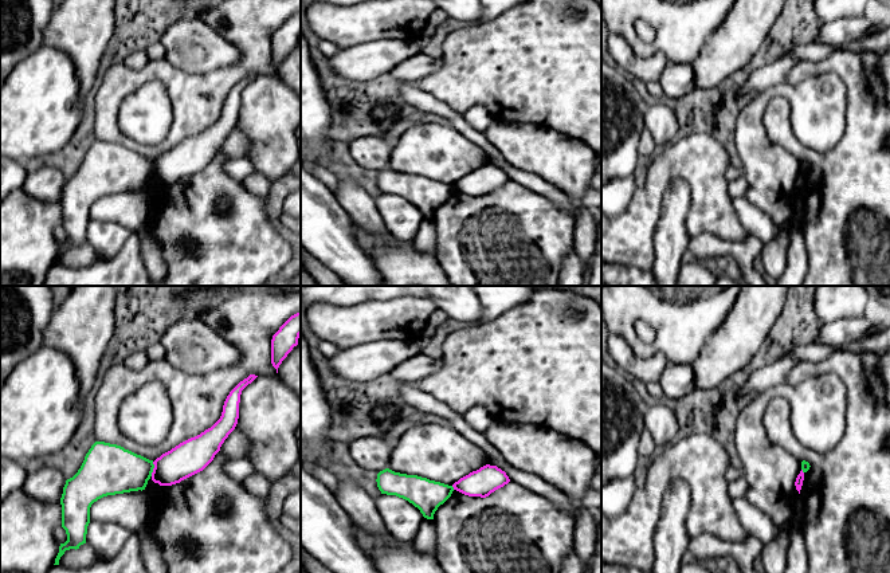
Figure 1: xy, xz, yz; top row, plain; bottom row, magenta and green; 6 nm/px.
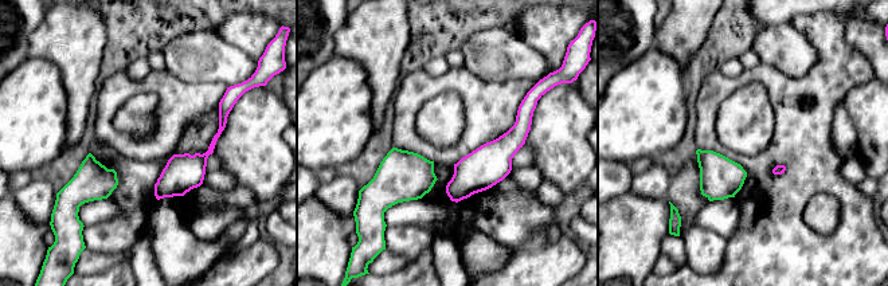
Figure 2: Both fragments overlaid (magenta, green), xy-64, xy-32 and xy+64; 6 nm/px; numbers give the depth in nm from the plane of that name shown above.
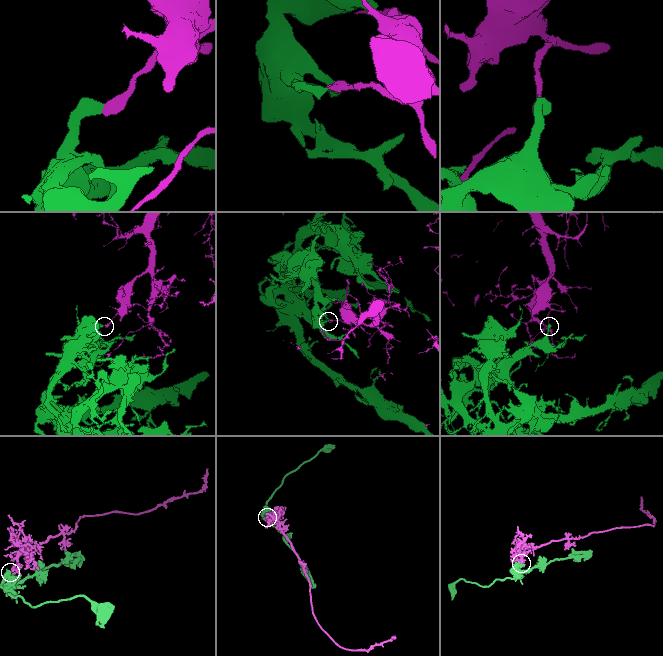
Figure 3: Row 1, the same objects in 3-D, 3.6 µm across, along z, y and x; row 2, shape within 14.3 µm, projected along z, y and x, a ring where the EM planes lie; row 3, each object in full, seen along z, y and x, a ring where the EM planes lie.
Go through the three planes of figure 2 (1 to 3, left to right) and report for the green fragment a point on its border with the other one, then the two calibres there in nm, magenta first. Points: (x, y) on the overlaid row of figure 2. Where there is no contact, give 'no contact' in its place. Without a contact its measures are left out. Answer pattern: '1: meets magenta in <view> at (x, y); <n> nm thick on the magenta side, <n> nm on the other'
1: no contact
2: no contact
3: no contact

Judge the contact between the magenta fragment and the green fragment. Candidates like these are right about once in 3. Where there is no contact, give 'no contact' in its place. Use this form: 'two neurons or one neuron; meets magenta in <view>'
two neurons; meets magenta in xy

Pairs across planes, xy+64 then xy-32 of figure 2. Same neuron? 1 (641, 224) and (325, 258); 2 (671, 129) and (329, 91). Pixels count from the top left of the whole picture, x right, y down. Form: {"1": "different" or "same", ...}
{"1": "same", "2": "same"}

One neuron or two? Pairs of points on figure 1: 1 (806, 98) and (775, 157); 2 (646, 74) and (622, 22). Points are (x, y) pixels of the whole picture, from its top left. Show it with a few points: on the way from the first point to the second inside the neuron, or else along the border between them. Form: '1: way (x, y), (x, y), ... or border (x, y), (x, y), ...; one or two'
1: way (781, 91), (772, 91), (756, 108), (756, 133); one
2: border (616, 34), (636, 55), (662, 53), (669, 62); two

